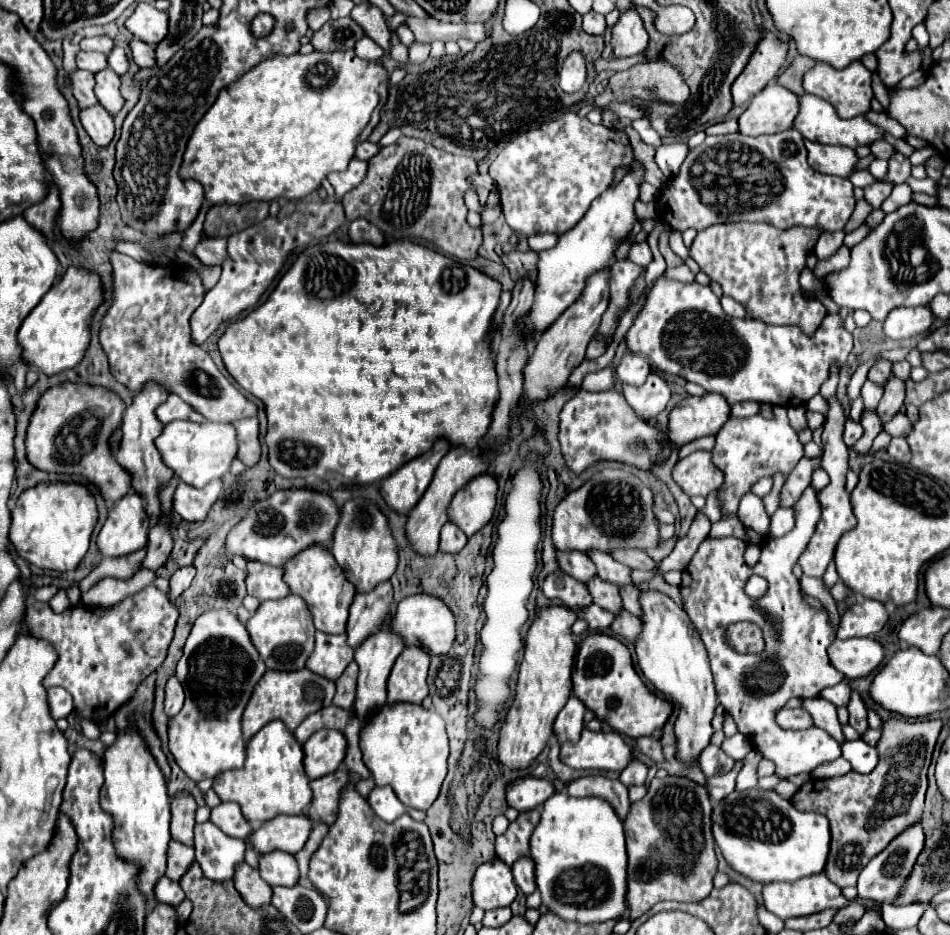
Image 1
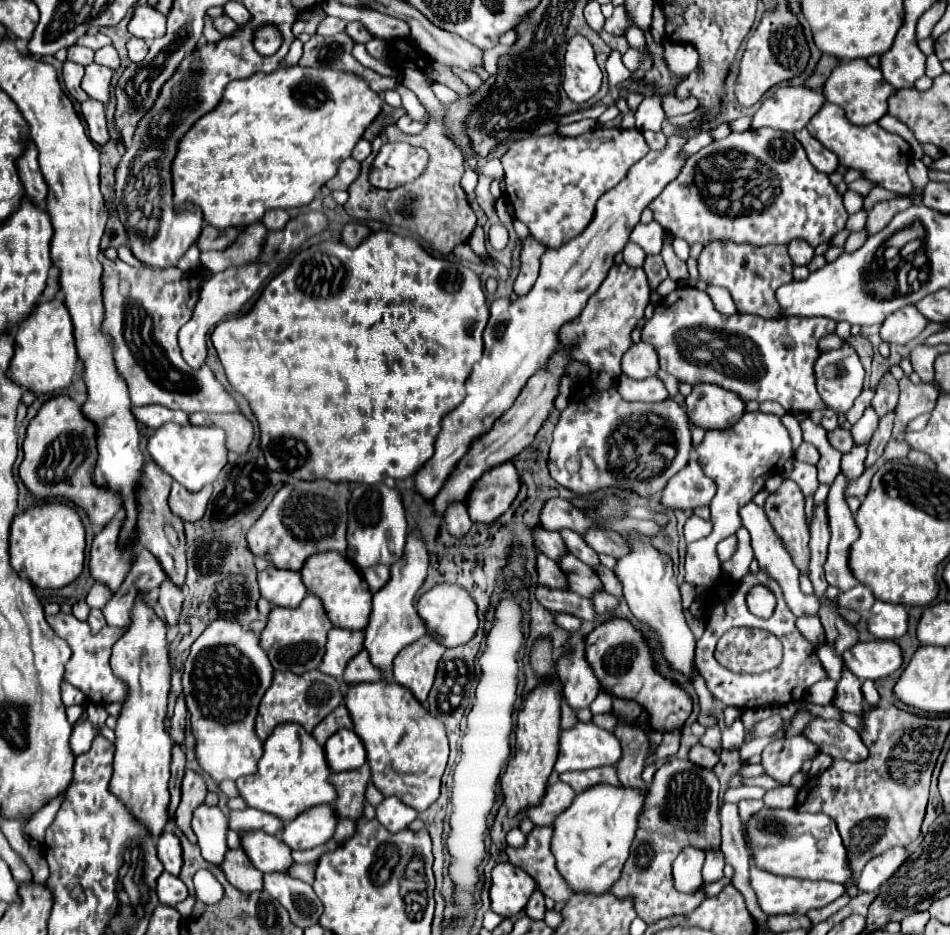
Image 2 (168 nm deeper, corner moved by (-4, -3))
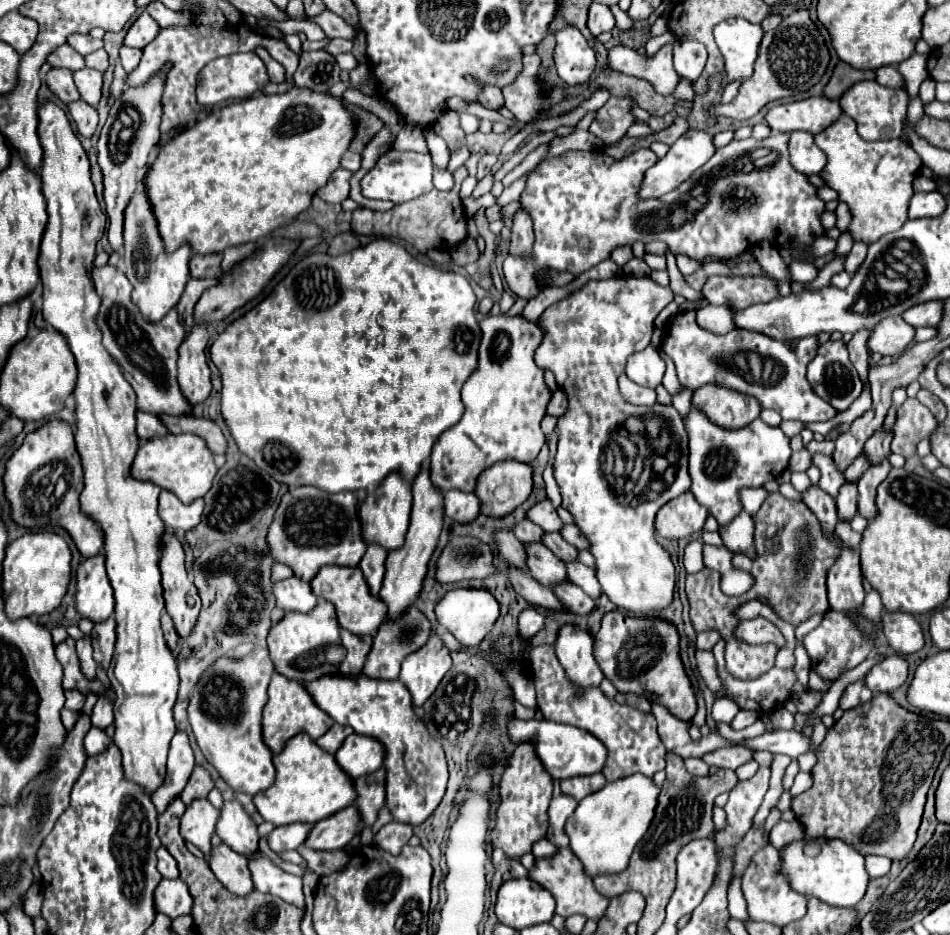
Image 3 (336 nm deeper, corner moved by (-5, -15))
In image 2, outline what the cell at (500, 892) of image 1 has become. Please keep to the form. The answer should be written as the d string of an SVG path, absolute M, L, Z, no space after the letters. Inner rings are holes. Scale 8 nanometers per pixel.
M499 863L491 871L491 911L501 917L517 915L529 901L537 883L519 867Z

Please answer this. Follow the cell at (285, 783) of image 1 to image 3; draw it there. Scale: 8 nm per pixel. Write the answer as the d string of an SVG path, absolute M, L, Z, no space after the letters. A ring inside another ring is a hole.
M308 735L292 737L286 743L286 749L274 755L274 765L276 783L254 797L254 803L264 821L274 825L290 825L298 821L318 823L320 819L326 819L356 801L354 779L342 771L334 755L318 747L316 741L308 739Z

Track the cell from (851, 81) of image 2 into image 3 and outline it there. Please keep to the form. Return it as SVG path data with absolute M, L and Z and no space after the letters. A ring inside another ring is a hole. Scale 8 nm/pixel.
M860 81L842 95L840 105L844 113L858 123L858 133L866 141L896 139L904 133L904 119L908 113L908 93L904 89L880 87L876 81Z

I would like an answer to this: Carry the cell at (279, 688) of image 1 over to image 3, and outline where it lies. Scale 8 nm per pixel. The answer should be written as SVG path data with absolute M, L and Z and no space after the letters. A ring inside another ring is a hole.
M274 673L270 687L268 687L268 703L264 707L264 719L262 719L262 729L264 729L264 743L272 749L272 753L280 753L286 747L286 741L292 739L298 733L308 733L314 741L322 737L330 727L332 719L312 701L308 691L304 689L302 683L296 683L292 679L284 679L284 675Z

